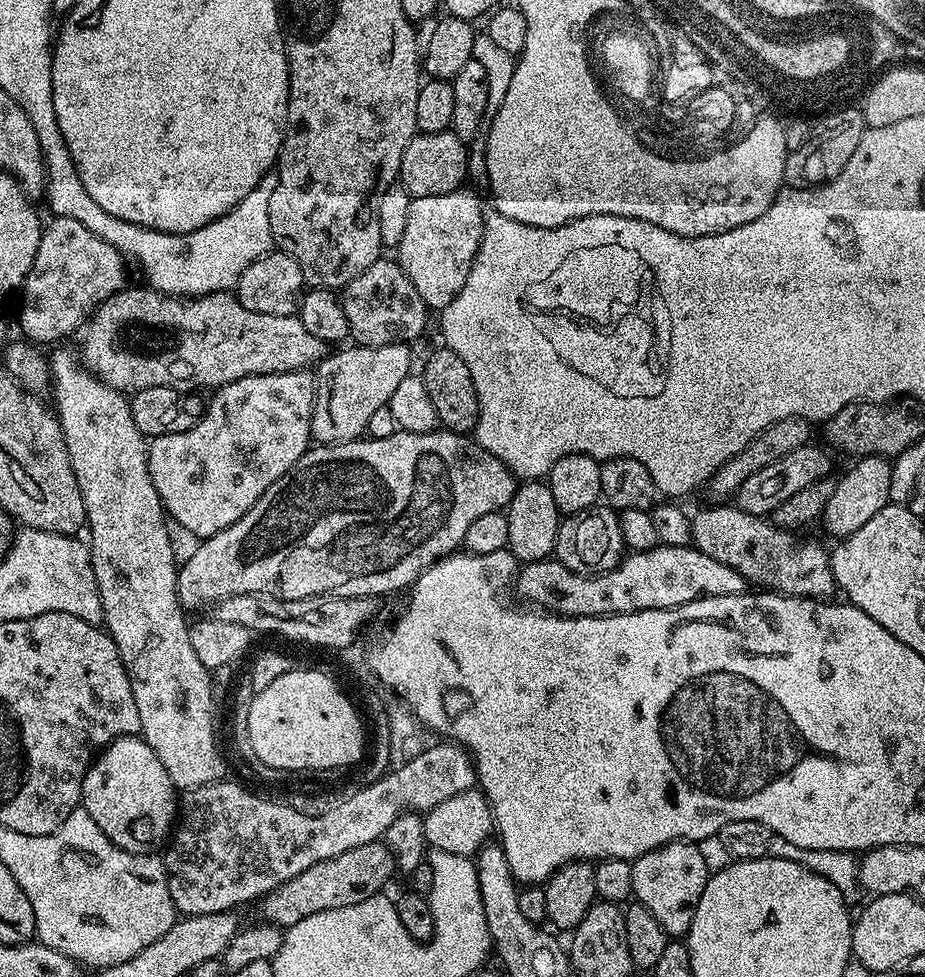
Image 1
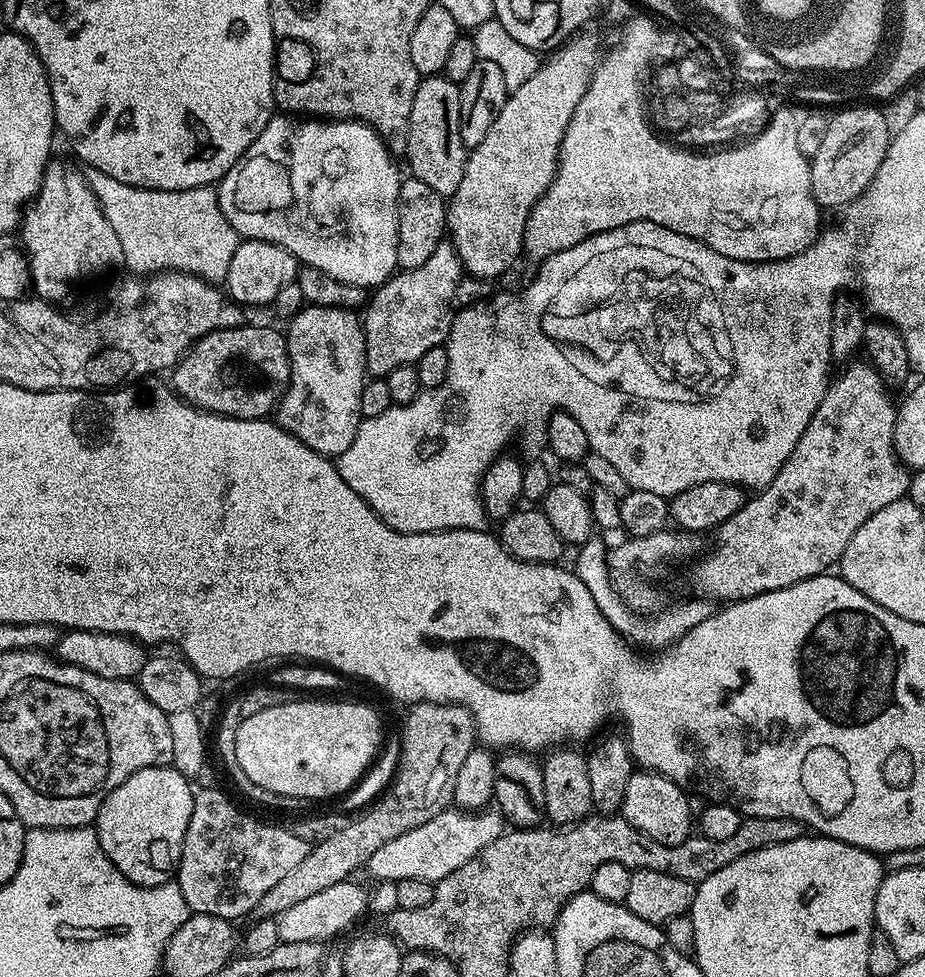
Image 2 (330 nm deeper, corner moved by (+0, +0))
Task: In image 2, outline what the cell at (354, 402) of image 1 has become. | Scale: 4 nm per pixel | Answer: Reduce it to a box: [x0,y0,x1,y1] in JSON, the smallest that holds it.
[362,242,465,377]

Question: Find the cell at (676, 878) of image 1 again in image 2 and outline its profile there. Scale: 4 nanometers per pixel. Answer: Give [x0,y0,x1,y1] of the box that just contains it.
[619,770,694,846]

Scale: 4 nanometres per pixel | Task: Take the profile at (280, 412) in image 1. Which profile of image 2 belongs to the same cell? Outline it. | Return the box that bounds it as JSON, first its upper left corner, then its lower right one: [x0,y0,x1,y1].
[274,306,369,458]

